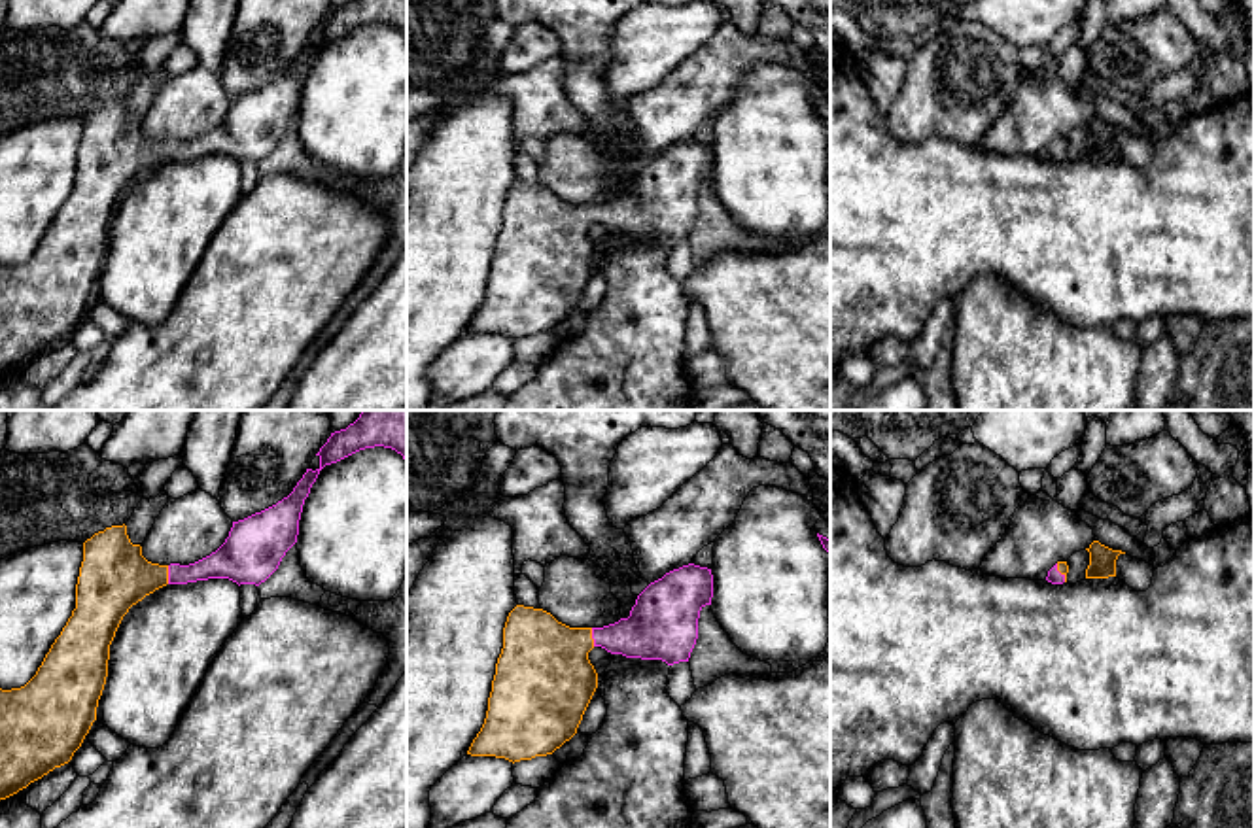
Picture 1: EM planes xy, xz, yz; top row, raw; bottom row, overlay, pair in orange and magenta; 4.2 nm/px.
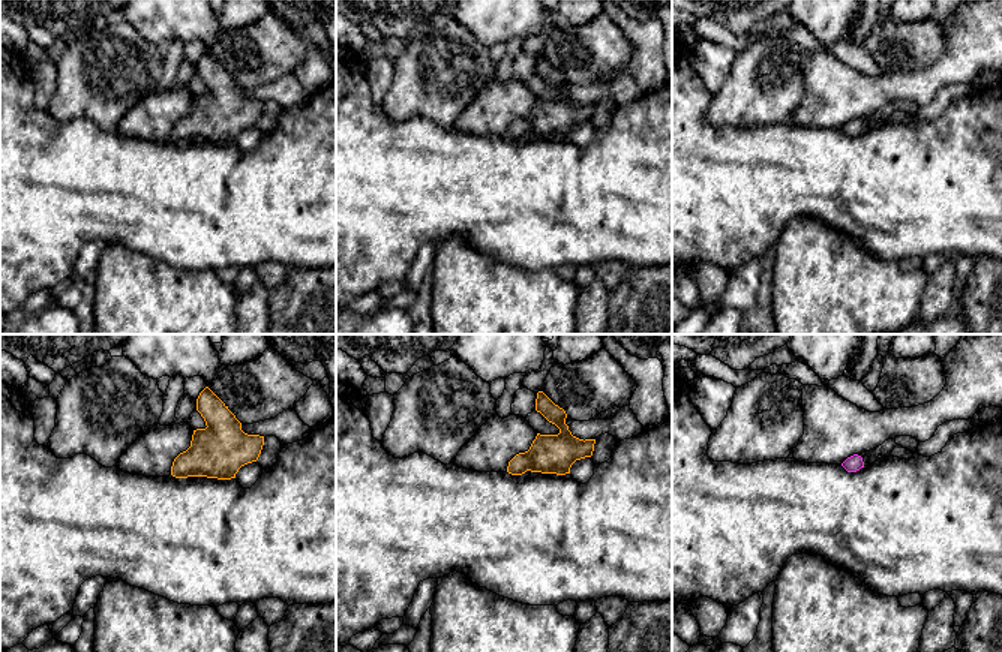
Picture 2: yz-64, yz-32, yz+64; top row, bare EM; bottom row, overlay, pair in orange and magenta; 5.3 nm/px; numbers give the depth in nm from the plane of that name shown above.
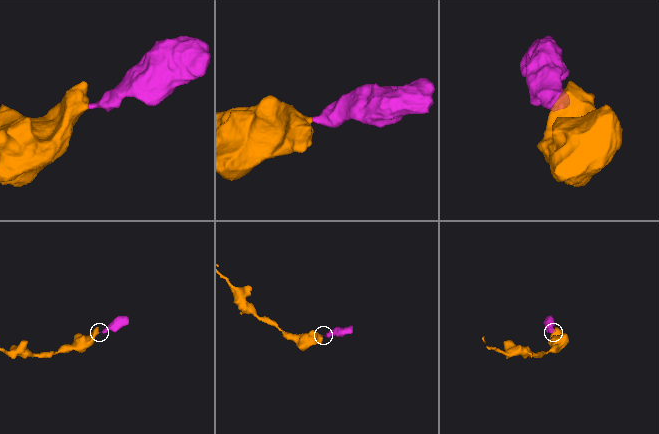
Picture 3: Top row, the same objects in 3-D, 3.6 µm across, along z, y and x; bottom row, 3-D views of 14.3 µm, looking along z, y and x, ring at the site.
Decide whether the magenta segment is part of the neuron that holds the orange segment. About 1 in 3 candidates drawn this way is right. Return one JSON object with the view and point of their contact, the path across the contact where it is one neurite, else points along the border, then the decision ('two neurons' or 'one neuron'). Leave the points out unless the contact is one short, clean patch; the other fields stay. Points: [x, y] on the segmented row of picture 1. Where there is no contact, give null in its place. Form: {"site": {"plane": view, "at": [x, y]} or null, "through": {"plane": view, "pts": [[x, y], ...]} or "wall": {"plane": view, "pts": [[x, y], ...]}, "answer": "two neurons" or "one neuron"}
{"site": {"plane": "xy", "at": [167, 575]}, "answer": "one neuron"}

